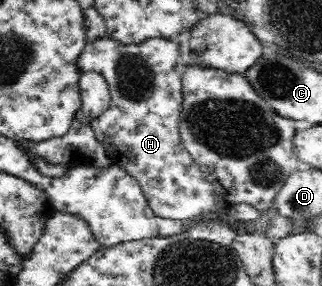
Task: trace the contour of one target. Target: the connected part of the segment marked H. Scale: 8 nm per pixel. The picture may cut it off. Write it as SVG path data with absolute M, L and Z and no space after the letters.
M103 34L87 43L79 55L81 71L100 73L109 84L111 100L107 111L93 119L93 131L99 143L106 147L113 165L122 167L142 187L143 194L155 215L167 219L183 220L206 213L221 212L219 189L203 173L199 164L190 156L183 145L179 131L180 111L184 101L183 74L186 65L181 59L177 43L163 36L151 36L139 43L124 44L121 40Z

